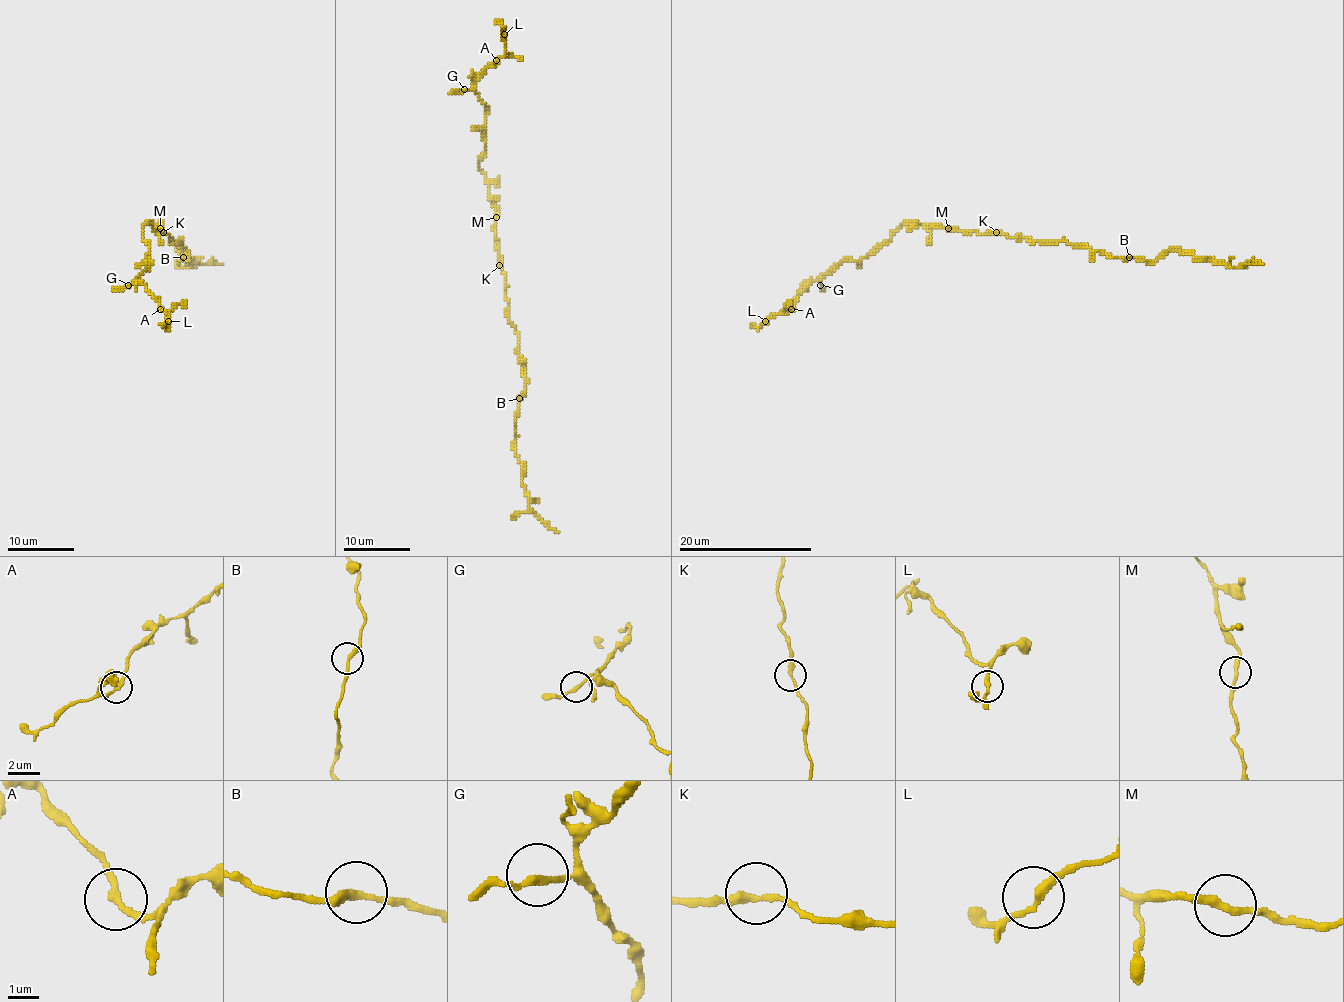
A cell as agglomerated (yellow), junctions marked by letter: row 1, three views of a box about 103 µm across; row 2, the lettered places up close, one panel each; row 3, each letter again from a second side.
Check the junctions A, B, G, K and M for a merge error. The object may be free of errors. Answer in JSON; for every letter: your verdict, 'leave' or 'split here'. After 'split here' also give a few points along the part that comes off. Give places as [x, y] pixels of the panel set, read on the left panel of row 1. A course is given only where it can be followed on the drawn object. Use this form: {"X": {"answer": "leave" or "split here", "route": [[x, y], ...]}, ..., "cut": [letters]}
{"A": {"answer": "leave"}, "B": {"answer": "leave"}, "G": {"answer": "leave"}, "K": {"answer": "leave"}, "M": {"answer": "leave"}, "cut": []}

